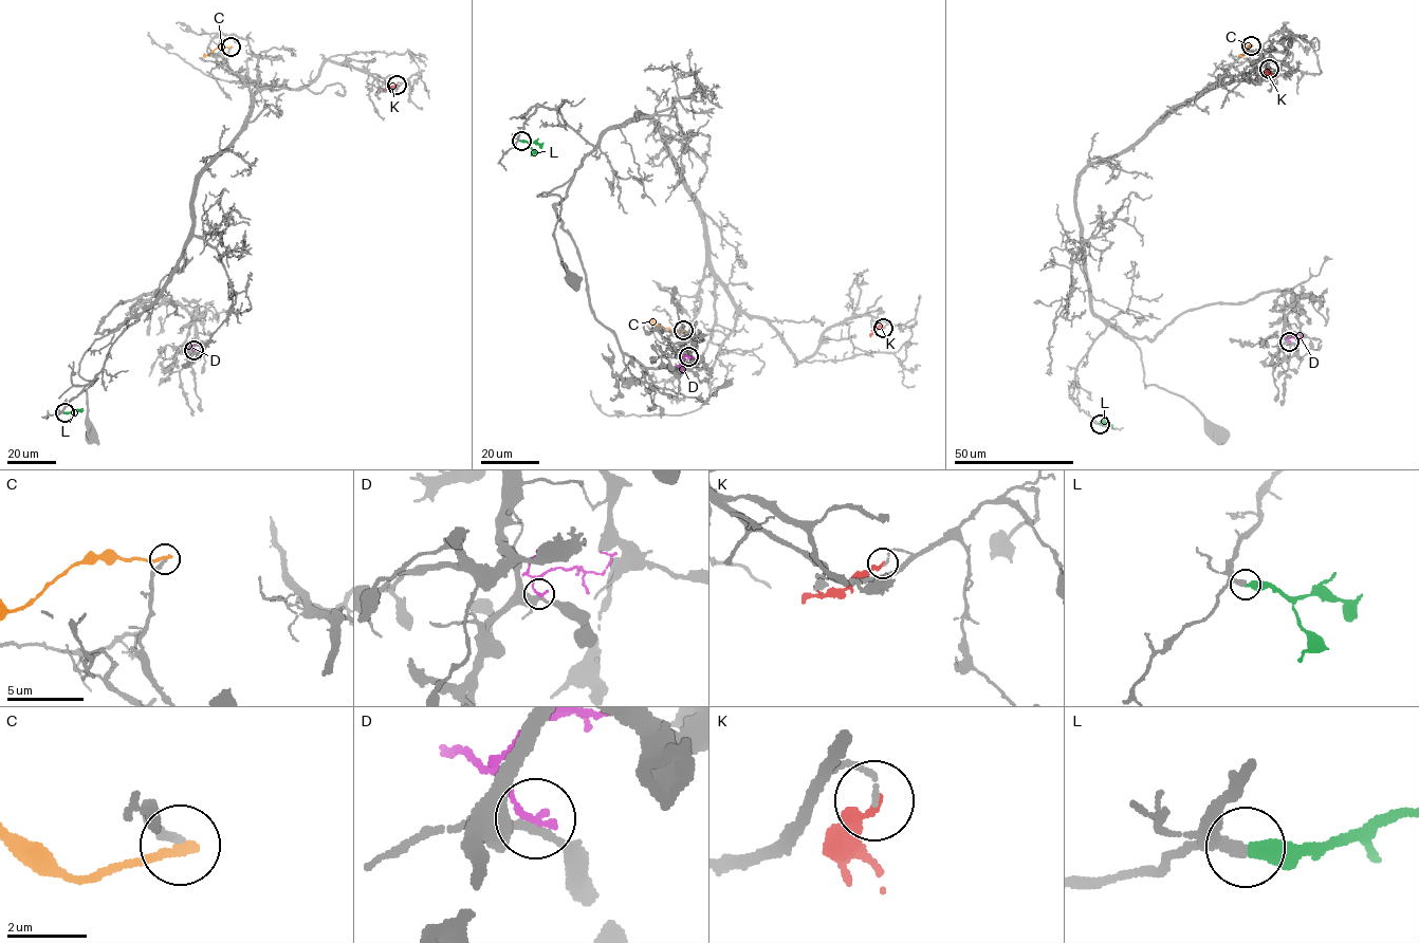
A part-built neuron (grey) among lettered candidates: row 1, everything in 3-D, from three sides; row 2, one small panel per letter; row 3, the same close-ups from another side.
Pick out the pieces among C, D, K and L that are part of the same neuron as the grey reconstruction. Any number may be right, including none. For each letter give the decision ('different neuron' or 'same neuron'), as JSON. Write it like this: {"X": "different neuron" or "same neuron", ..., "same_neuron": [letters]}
{"C": "different neuron", "D": "different neuron", "K": "different neuron", "L": "same neuron", "same_neuron": ["L"]}

